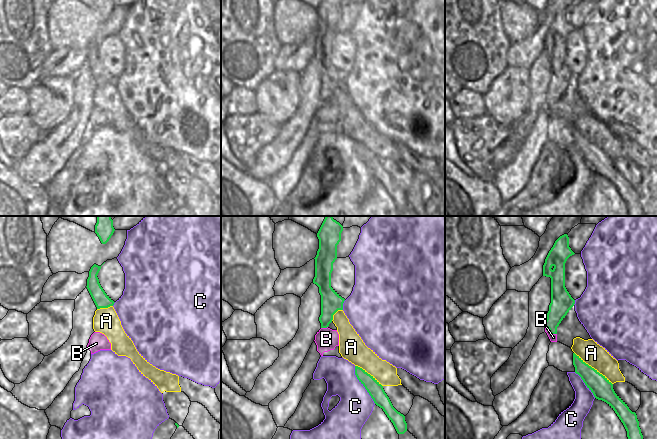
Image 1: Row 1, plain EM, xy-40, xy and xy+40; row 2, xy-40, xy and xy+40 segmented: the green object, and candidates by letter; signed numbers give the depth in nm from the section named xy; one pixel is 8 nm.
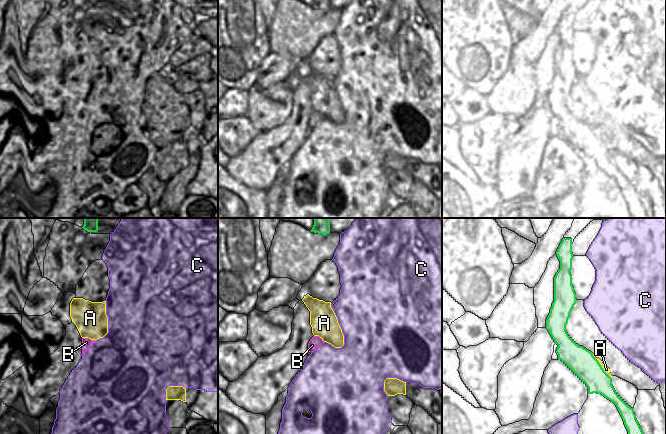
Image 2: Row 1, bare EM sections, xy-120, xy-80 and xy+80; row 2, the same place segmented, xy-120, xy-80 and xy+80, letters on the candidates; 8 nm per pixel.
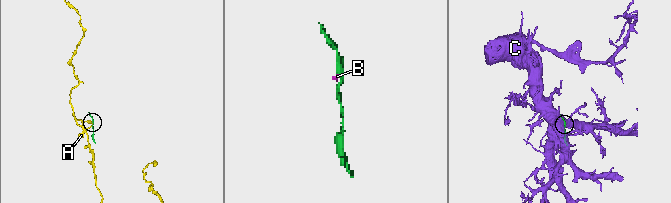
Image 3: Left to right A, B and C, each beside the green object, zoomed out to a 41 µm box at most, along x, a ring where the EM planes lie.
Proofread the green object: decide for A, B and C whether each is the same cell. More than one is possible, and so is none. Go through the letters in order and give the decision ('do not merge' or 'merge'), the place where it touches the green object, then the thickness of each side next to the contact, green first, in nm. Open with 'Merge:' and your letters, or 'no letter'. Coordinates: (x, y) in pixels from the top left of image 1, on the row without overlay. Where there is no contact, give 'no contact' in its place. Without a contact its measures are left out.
Merge: no letter
A: do not merge; contact xy+40 (593, 144); calibres 170 and 180 nm
B: do not merge; contact xy+40 (550, 109); calibres 160 and 60 nm
C: do not merge; contact xy (363, 161); calibres 120 and 280 nm

